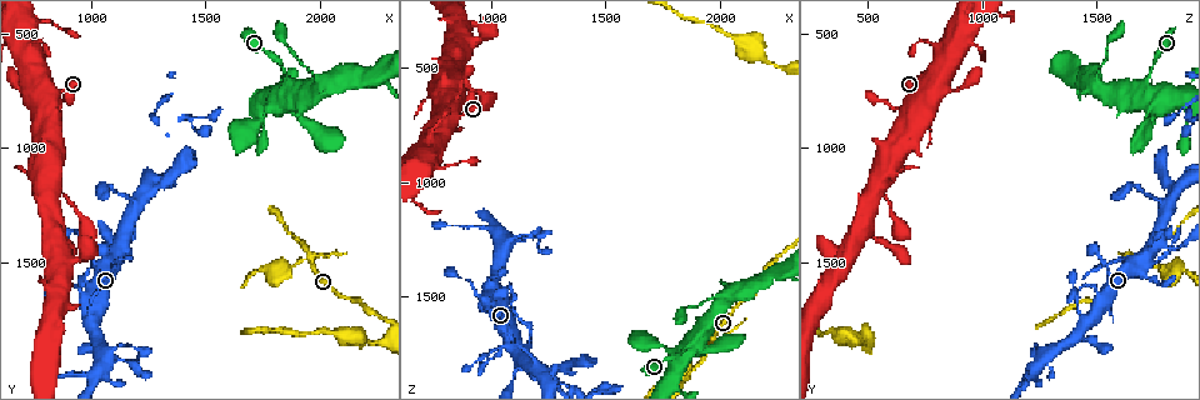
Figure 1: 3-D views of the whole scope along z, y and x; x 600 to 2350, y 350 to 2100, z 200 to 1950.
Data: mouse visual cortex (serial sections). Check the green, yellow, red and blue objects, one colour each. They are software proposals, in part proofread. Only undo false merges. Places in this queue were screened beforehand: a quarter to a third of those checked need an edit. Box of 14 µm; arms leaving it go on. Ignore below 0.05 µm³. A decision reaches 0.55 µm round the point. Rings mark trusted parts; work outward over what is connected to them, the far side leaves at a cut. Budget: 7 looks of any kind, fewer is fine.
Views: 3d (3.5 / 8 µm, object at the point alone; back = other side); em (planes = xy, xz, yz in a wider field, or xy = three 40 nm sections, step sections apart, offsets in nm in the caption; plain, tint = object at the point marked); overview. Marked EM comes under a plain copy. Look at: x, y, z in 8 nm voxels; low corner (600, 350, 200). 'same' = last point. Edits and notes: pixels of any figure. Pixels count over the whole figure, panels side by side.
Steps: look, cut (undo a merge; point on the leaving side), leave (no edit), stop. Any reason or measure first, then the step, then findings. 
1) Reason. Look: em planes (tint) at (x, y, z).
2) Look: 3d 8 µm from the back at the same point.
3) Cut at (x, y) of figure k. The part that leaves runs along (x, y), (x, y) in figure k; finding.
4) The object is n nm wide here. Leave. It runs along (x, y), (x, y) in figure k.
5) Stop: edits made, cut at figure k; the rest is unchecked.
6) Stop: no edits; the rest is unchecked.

Branch point. Look: em xy step 5 (tint) at (1060, 1910, 1270).

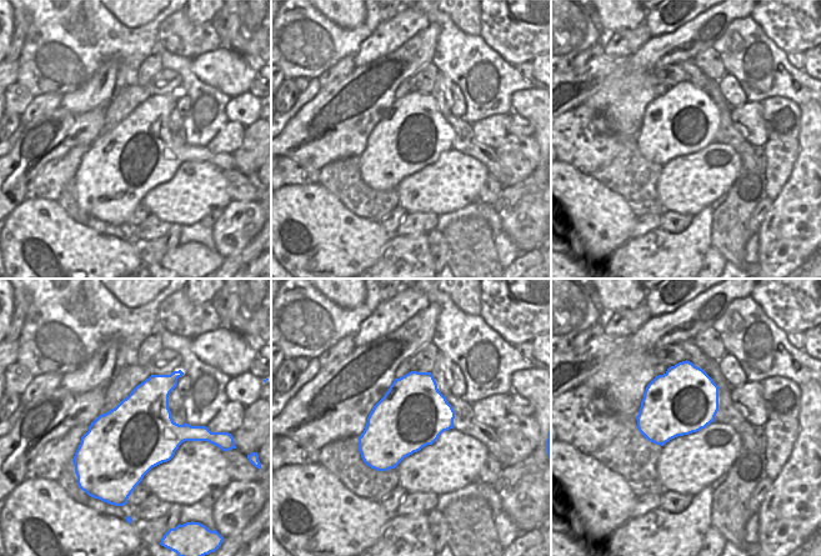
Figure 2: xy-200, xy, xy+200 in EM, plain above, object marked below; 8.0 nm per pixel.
Wider look. Look: 3d 3.5 µm at the same point.

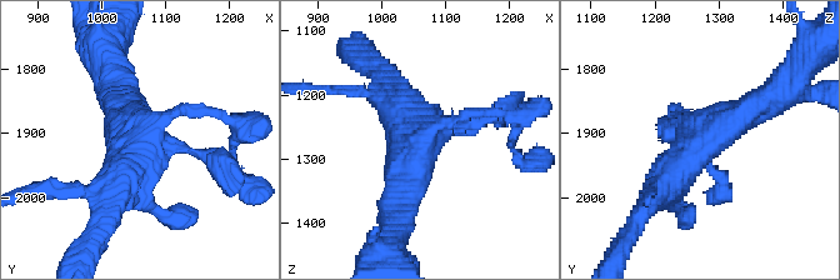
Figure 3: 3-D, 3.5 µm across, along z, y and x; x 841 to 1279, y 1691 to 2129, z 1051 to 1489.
Leave. It runs along (765, 99), (698, 141), (656, 195) in figure 3; continuous, no second cell.

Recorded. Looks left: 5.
Two arms in line, one across. Look: 3d 8 µm at (1950, 1490, 1710).

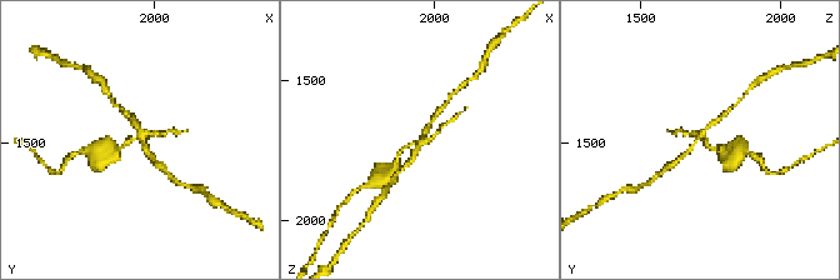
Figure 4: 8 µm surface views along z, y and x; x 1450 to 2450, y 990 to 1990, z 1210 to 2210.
Look: 3d 3.5 µm at (1960, 1470, 1700).

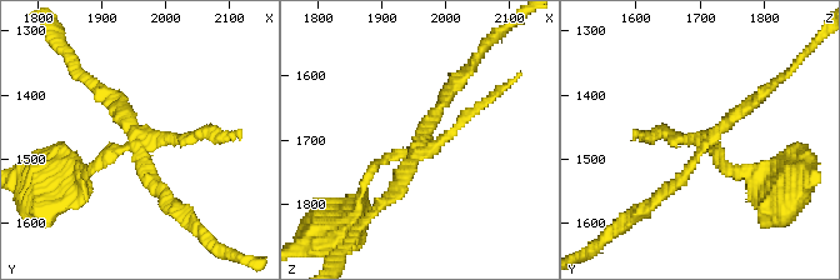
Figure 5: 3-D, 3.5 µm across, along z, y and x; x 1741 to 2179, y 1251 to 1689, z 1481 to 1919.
Need the tissue. Look: em planes (tint) at (1960, 1485, 1710).

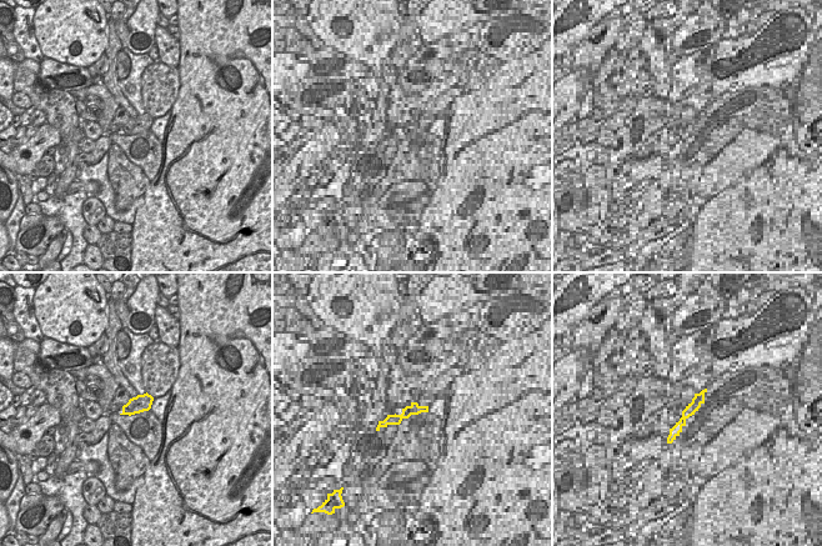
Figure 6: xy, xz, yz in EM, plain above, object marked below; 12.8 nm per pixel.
Cut at (464, 116) of figure 5. The part that leaves runs along (423, 138), (373, 166), (358, 211) in figure 5; a second cell is stuck on.

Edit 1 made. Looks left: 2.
Calibre changes. Look: 3d 8 µm at (750, 760, 790).

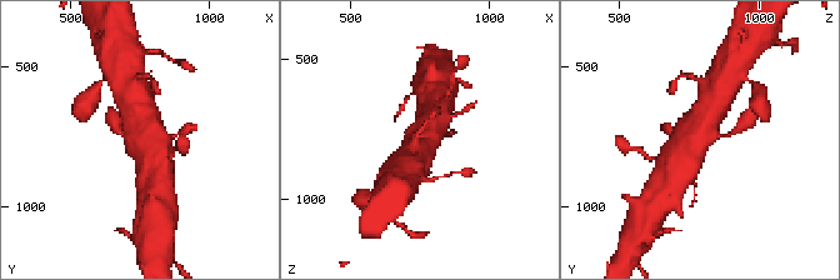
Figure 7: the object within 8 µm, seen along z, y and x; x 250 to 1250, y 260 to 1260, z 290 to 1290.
Look: em xy step 1 (tint) at (750, 750, 780).

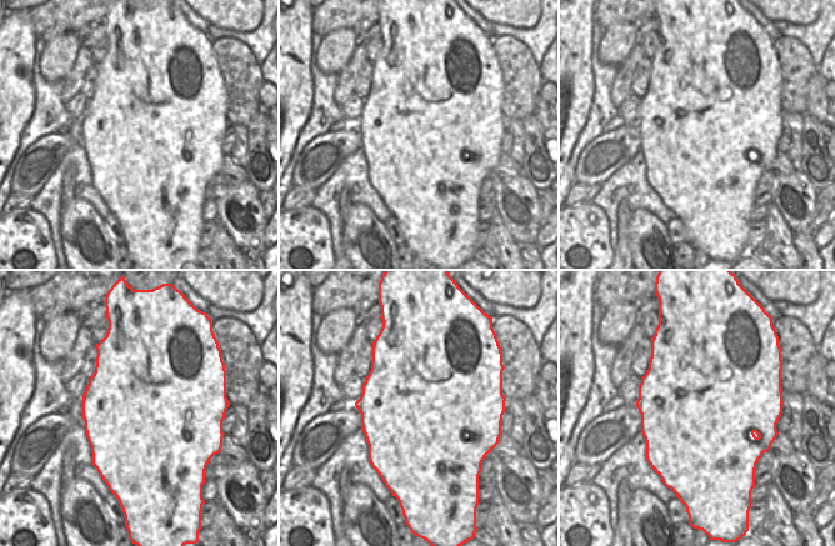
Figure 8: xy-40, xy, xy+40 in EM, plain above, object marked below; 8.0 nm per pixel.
Leave. It runs along (444, 118), (416, 140), (404, 170) in figure 7; continuous, no second cell.

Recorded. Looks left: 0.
Stop: edits made, cut at figure 5; the rest is unchecked.

